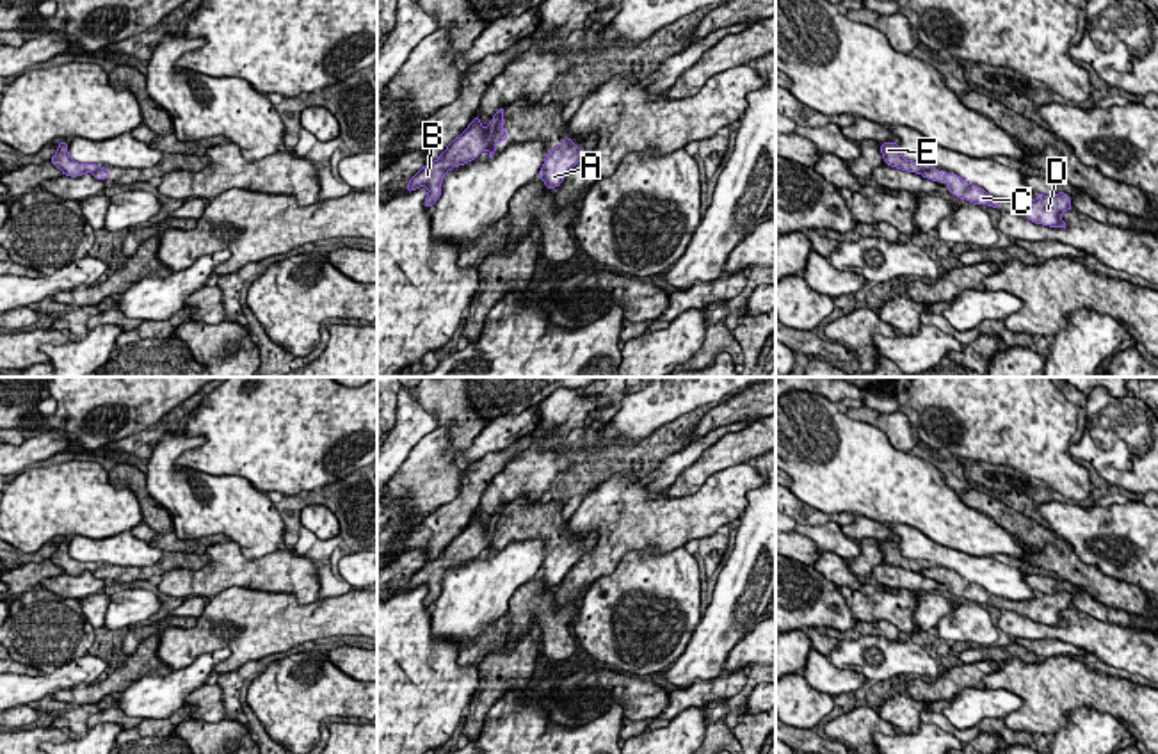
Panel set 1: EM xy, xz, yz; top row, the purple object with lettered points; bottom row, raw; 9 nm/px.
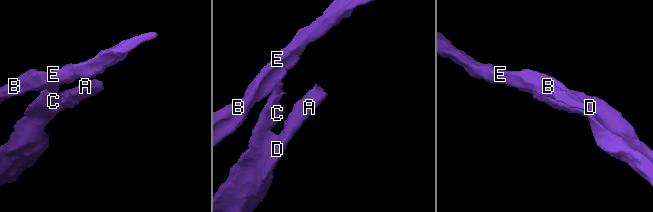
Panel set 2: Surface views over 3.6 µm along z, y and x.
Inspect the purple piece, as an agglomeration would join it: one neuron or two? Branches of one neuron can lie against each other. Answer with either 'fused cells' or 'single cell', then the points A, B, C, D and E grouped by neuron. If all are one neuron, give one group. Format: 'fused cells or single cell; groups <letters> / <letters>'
fused cells; groups A C D / B E

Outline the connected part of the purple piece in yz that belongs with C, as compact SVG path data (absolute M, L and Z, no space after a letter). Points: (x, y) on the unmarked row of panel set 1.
M930 567L930 569L921 571L921 574L937 582L948 580L950 582L948 590L961 598L968 598L971 603L978 603L978 605L987 603L993 606L1000 606L1000 599L993 598L984 587L980 587L978 583L968 582L955 571L946 574L939 567Z

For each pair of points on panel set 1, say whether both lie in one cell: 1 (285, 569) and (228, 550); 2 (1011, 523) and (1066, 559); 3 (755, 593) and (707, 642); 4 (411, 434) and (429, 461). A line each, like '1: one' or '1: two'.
1: one
2: one
3: one
4: two

